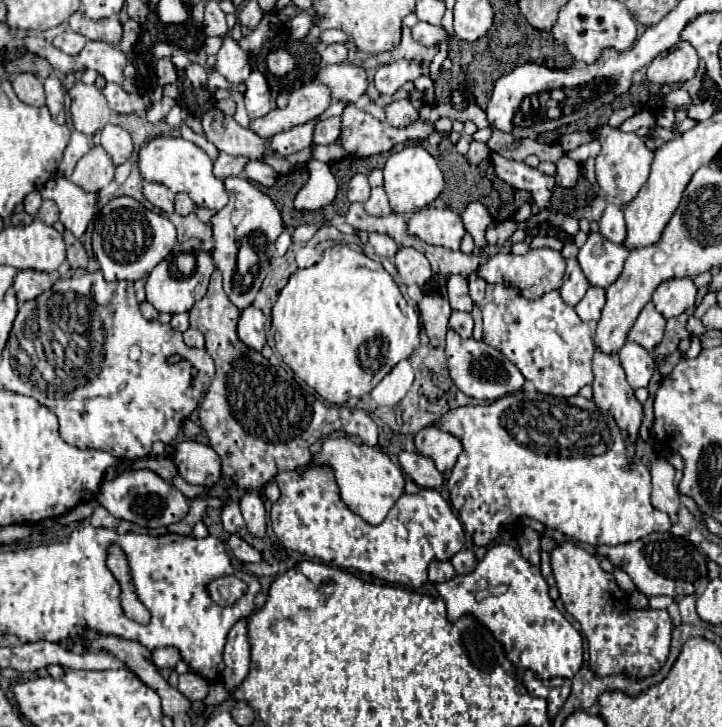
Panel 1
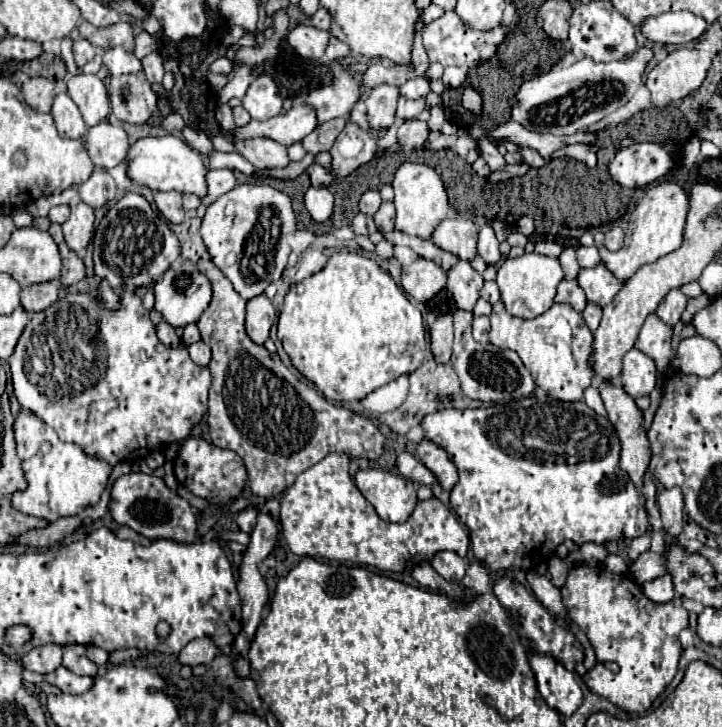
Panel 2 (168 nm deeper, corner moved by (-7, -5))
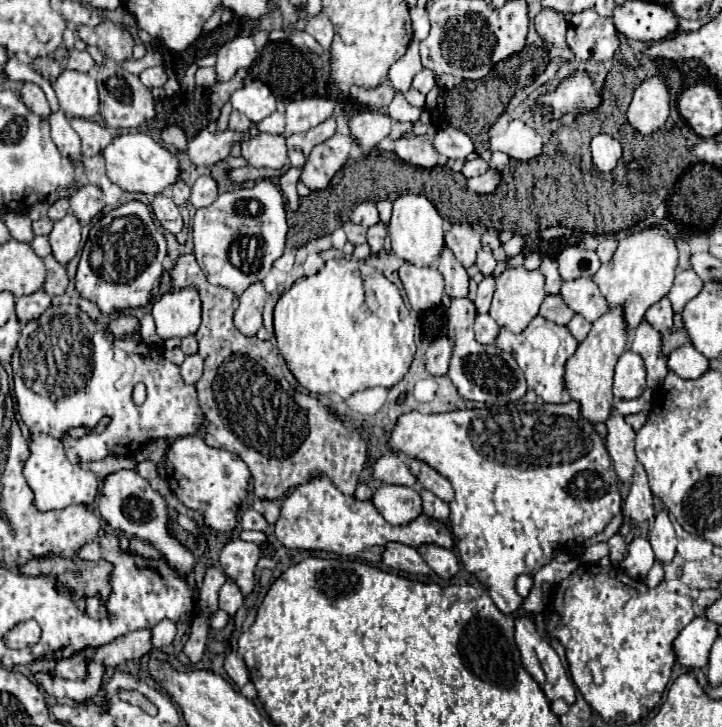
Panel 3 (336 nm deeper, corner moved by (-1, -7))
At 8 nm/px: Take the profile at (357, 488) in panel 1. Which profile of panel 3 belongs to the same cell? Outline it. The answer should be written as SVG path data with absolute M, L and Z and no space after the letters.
M384 484L374 492L372 504L392 526L408 524L422 514L422 498L414 488L408 486Z

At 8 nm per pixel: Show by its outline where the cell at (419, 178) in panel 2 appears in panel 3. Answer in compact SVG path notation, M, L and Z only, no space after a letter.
M402 194L394 200L394 212L388 226L388 236L392 240L390 252L414 266L432 266L444 248L442 216L436 212L432 202L422 194Z

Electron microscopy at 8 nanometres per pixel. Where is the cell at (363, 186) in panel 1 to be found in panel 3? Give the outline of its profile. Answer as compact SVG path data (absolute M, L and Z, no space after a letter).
M362 202L354 208L350 220L354 224L360 224L364 228L370 228L372 224L376 224L380 218L378 218L378 210L376 210L376 204L374 202Z

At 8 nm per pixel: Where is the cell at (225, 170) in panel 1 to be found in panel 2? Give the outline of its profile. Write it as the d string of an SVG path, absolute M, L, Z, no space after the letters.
M210 170L208 176L208 194L202 198L202 204L210 206L216 198L220 198L222 194L230 192L234 186L236 186L236 178L234 178L234 172L232 170Z

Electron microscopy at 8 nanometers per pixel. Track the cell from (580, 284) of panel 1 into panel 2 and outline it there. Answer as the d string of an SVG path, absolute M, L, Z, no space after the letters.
M562 280L558 286L558 294L554 302L564 302L570 304L576 312L582 312L586 302L586 294L582 294L582 288L578 286L578 280Z

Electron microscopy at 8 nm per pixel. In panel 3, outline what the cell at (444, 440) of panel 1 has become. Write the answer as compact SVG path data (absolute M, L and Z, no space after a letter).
M410 460L410 470L418 478L418 482L422 484L424 490L436 494L444 502L450 502L454 498L452 484L444 476L440 476L434 468L430 468L428 464L424 464L420 460Z

